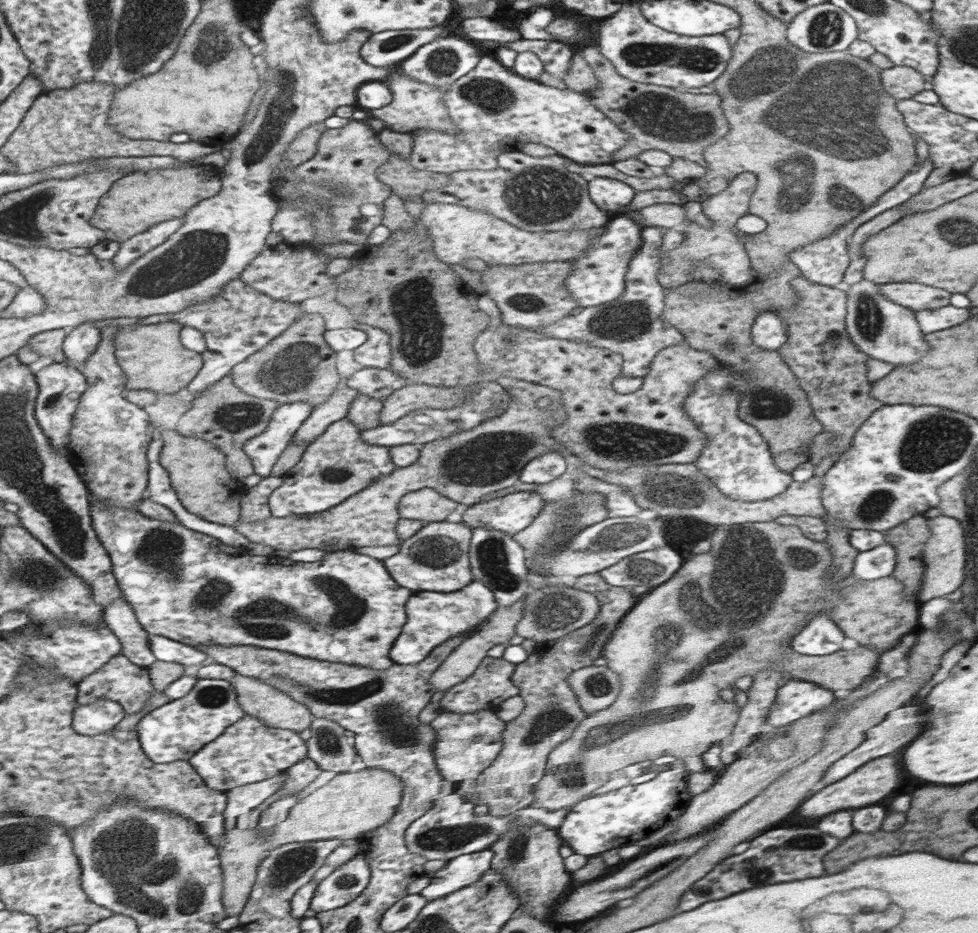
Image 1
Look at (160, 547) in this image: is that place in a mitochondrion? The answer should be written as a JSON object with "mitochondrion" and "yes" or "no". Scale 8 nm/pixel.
{"mitochondrion":"yes"}

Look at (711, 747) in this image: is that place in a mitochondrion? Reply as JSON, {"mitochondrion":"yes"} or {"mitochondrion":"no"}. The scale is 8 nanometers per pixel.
{"mitochondrion":"no"}

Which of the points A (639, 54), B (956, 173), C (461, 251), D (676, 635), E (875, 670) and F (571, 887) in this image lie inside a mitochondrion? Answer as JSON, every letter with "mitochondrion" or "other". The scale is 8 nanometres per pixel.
{"A":"mitochondrion","B":"other","C":"other","D":"mitochondrion","E":"other","F":"other"}

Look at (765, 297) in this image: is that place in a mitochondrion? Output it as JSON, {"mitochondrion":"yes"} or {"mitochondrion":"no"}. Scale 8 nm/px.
{"mitochondrion":"no"}

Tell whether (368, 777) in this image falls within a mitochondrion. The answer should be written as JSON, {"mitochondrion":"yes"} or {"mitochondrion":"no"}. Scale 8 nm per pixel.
{"mitochondrion":"no"}

